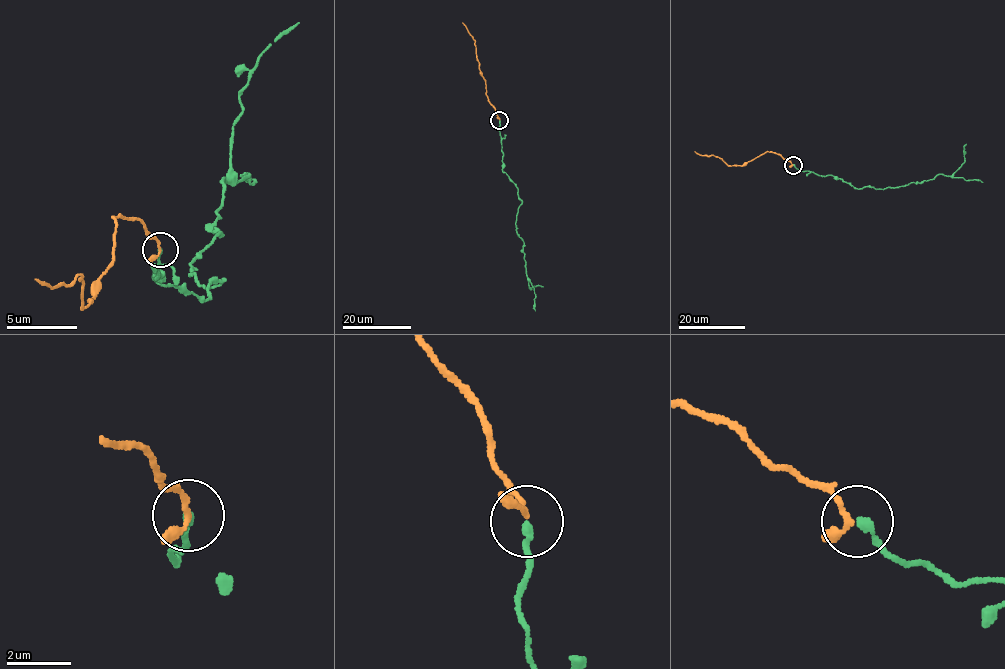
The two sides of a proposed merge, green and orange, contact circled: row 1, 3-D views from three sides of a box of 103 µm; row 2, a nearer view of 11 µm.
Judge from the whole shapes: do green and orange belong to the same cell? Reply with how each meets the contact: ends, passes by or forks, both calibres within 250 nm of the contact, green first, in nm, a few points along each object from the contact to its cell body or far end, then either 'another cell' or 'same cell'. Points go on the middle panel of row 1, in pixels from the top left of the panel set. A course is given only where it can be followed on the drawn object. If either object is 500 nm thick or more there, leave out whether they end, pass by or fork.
green ends there; orange passes by; 240 nm thick on the green side, 160 nm on the other; green runs (500, 120), (502, 170), (517, 188), (522, 203), (516, 227), (523, 241), (528, 285), (531, 289), (543, 286); orange runs (500, 119), (488, 98), (475, 40), (462, 22); same cell

